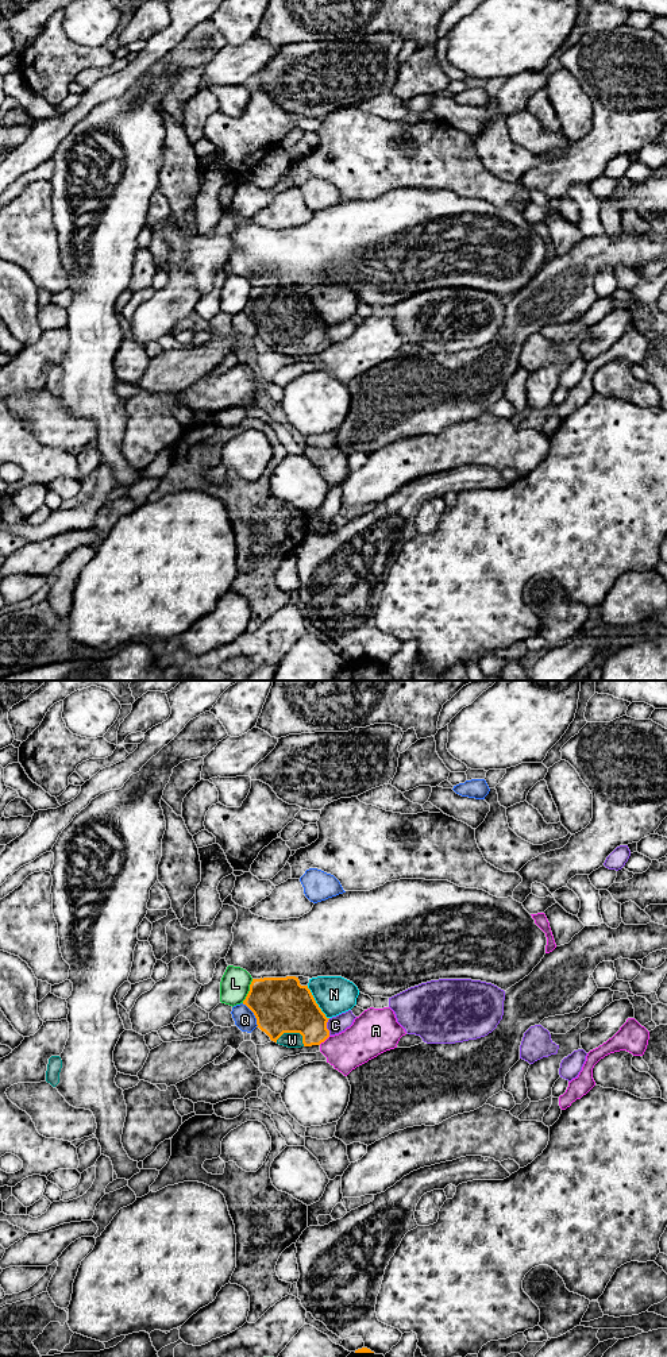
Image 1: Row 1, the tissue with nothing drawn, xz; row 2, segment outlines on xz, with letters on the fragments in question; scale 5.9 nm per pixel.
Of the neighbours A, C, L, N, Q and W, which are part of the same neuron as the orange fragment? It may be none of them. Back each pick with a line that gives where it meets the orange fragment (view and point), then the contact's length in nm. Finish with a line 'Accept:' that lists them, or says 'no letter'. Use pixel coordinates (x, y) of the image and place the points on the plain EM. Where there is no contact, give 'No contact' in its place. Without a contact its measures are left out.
W: Touches orange at xz (293, 340). Shared border 180 nm
Accept: W

